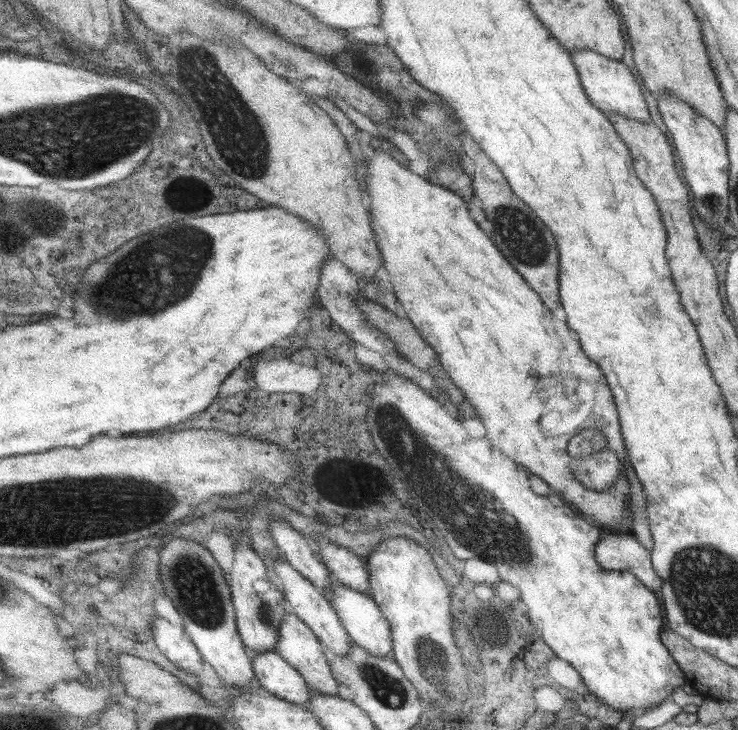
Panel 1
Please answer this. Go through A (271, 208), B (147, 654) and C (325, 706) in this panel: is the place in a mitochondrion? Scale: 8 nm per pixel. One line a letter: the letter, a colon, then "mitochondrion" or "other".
A: other
B: other
C: other

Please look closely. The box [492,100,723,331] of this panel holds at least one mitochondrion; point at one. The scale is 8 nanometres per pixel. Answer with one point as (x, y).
(711, 205)

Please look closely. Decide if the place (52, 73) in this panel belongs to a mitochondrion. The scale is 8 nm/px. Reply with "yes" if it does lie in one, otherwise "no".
no

